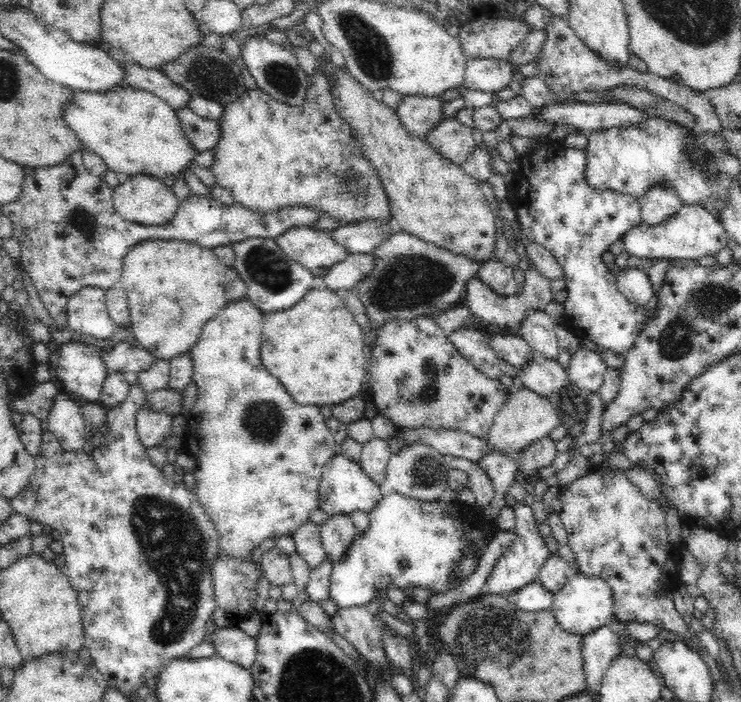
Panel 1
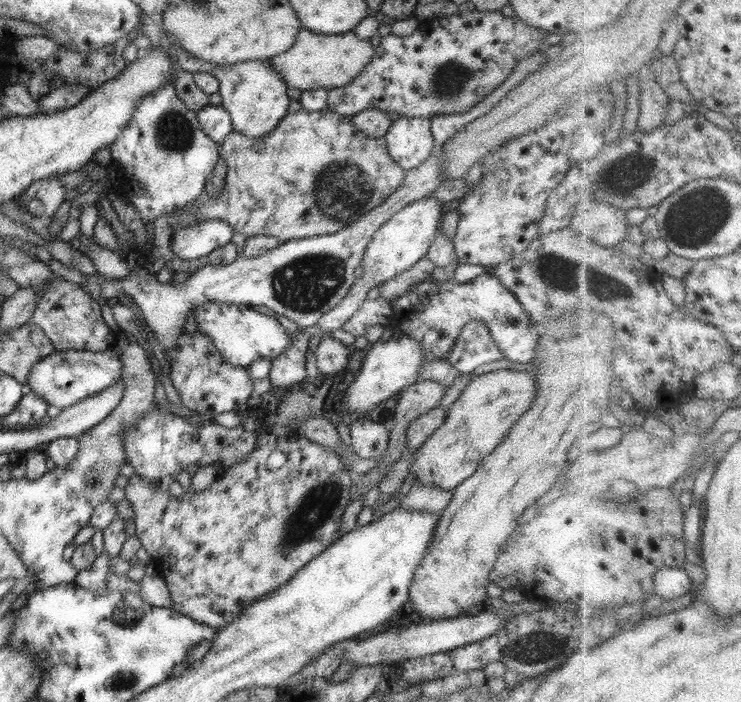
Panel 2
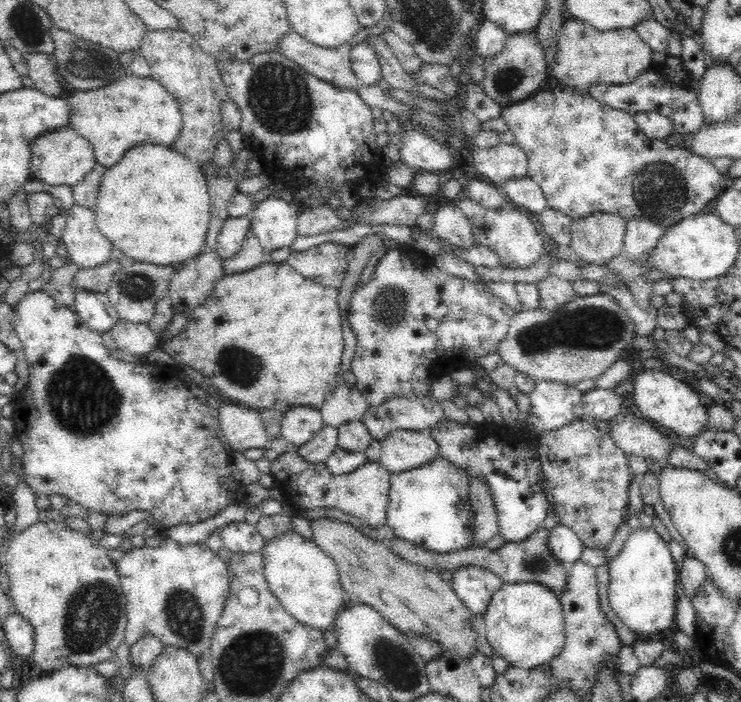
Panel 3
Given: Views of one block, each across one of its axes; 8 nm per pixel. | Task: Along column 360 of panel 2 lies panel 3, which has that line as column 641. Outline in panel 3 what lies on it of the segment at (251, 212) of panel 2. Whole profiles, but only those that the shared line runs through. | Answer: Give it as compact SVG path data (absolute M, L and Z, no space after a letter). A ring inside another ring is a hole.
M557 86L553 90L537 91L533 96L528 96L524 100L501 107L500 111L500 116L504 118L507 128L514 135L515 144L524 149L524 153L528 155L527 176L542 187L546 201L548 201L547 207L566 214L571 220L586 218L586 216L592 216L592 214L616 214L617 216L622 216L625 220L630 220L634 216L638 218L650 218L655 224L666 229L674 226L674 224L678 224L680 220L688 218L688 216L696 216L696 214L710 211L715 200L722 193L720 190L724 190L722 188L724 174L720 173L714 167L711 159L692 154L689 150L682 147L668 147L664 139L650 138L638 128L638 125L629 112L616 110L607 104L601 103L592 98L588 92L577 92L572 88L566 89Z

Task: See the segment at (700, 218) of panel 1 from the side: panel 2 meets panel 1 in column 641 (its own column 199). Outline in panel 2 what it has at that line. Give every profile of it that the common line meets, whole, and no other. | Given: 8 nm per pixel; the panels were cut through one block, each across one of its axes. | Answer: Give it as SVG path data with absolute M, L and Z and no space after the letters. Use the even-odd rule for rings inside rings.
M206 220L172 234L170 245L180 259L194 260L208 257L214 250L231 243L234 230L224 220Z

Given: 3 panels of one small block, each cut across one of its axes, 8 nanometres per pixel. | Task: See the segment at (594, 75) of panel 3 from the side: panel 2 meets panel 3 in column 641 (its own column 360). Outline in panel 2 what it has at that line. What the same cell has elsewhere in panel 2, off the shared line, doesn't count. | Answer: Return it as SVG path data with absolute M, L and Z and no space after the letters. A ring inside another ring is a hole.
M300 29L292 48L268 59L290 88L316 90L317 88L340 88L350 84L372 60L375 48L370 39L360 39L352 31L344 34L320 34Z

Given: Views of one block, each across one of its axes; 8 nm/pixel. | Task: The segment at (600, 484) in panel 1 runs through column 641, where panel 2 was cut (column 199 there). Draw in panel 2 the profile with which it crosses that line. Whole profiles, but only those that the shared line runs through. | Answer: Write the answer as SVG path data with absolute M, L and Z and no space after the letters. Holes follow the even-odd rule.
M264 432L257 437L256 447L252 449L252 454L248 455L246 459L234 463L231 467L225 468L220 476L201 492L192 492L190 488L190 491L186 491L182 498L174 498L174 496L170 496L169 490L159 490L154 483L148 482L136 474L122 480L121 484L124 484L125 500L130 502L132 510L134 510L135 535L140 538L141 546L144 547L144 550L147 550L147 553L153 559L153 565L155 565L157 572L166 581L172 600L172 608L192 618L192 620L200 622L200 624L205 624L214 629L222 629L230 621L236 619L237 615L248 605L288 583L298 570L341 537L338 533L340 521L344 509L351 503L351 488L355 481L355 475L345 465L336 451L312 442L308 438L280 437L275 435L274 432ZM274 450L281 450L286 454L286 462L276 471L270 471L266 467L266 462L268 462L268 458Z

